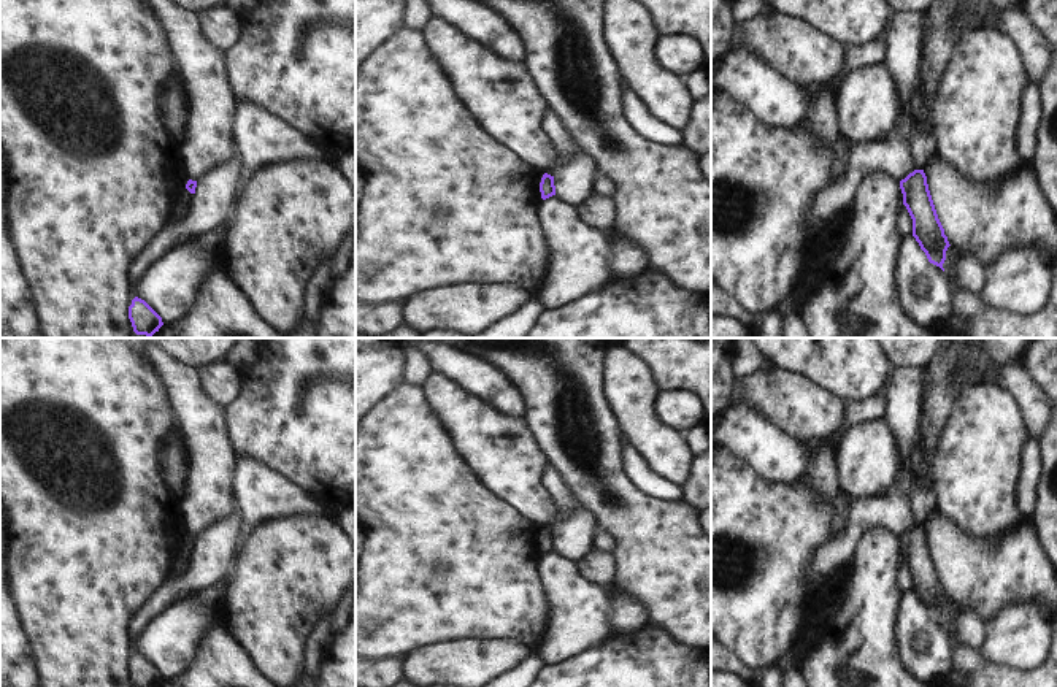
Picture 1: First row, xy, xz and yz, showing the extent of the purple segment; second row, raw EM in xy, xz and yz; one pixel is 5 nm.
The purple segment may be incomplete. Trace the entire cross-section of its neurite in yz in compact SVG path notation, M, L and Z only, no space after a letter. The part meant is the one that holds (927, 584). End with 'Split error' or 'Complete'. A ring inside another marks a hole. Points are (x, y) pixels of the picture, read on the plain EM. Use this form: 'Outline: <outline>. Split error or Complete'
Outline: M914 525L900 536L903 560L913 574L913 592L925 608L930 619L940 622L951 601L938 574L924 525Z. Complete

